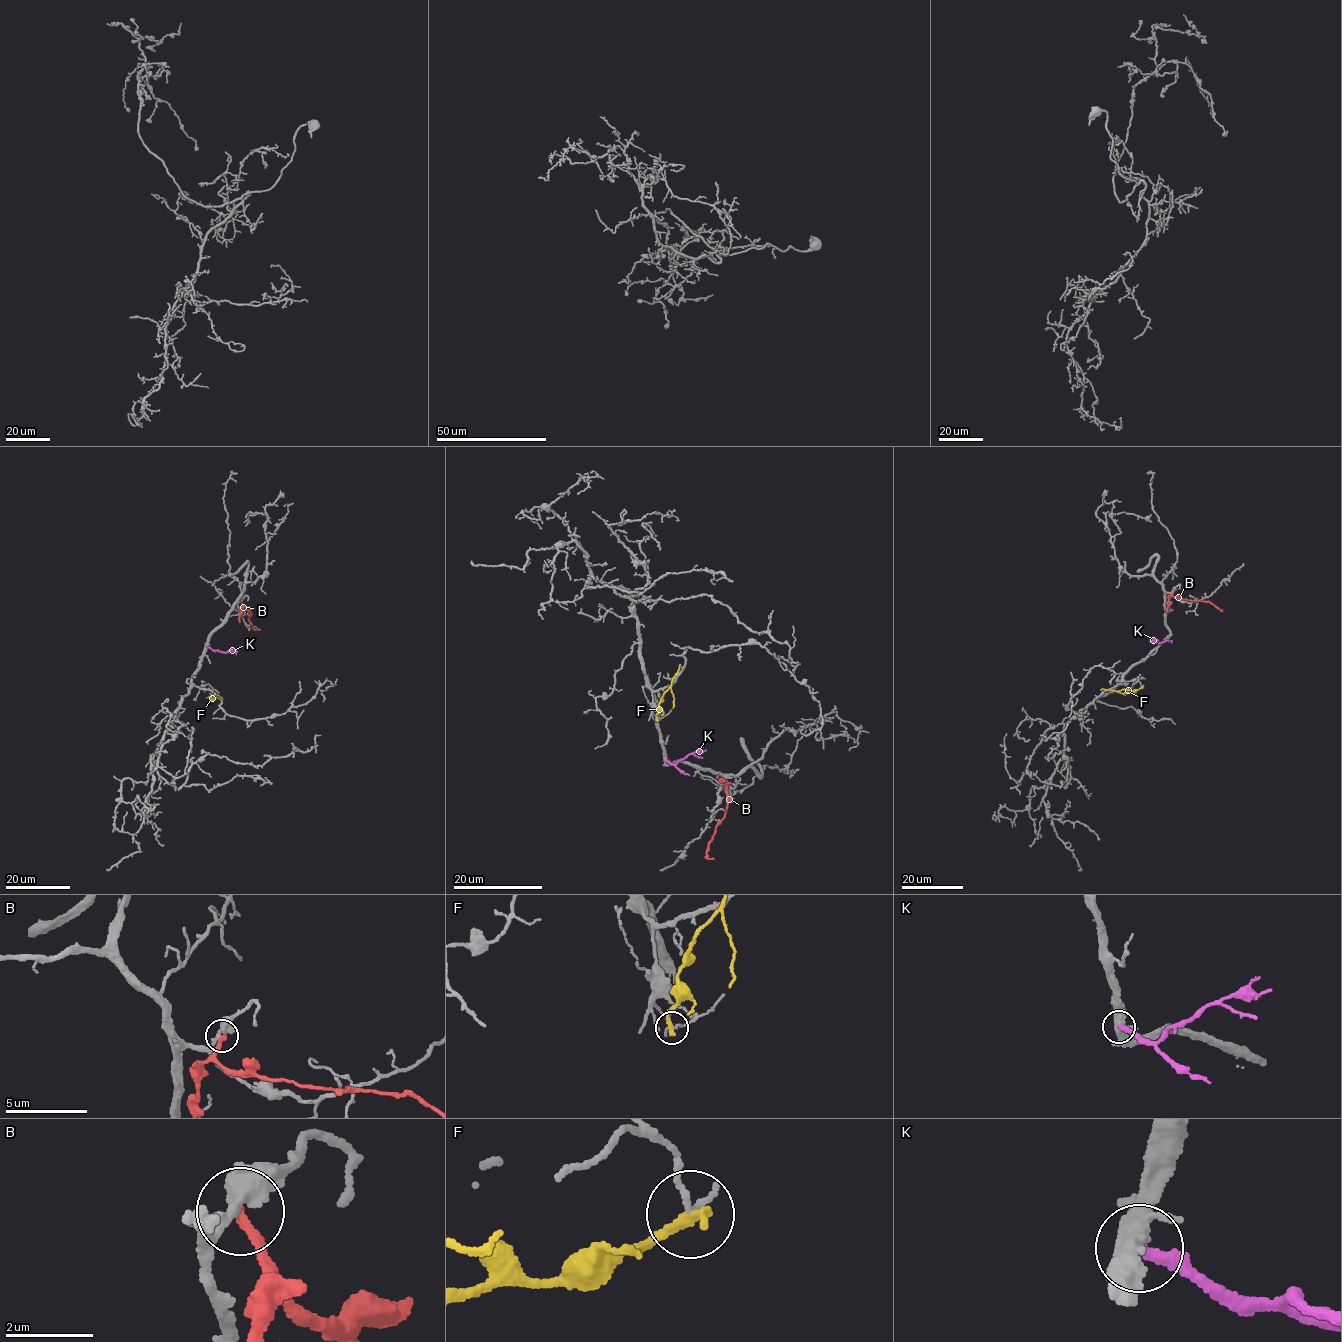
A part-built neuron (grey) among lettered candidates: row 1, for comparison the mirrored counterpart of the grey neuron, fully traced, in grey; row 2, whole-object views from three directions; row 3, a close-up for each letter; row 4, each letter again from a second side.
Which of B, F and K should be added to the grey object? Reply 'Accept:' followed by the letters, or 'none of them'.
Accept: none of them

